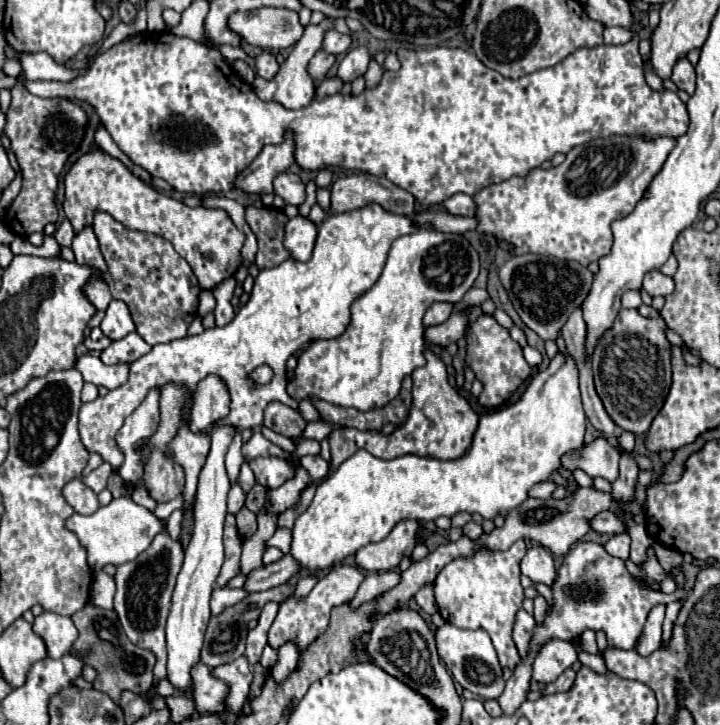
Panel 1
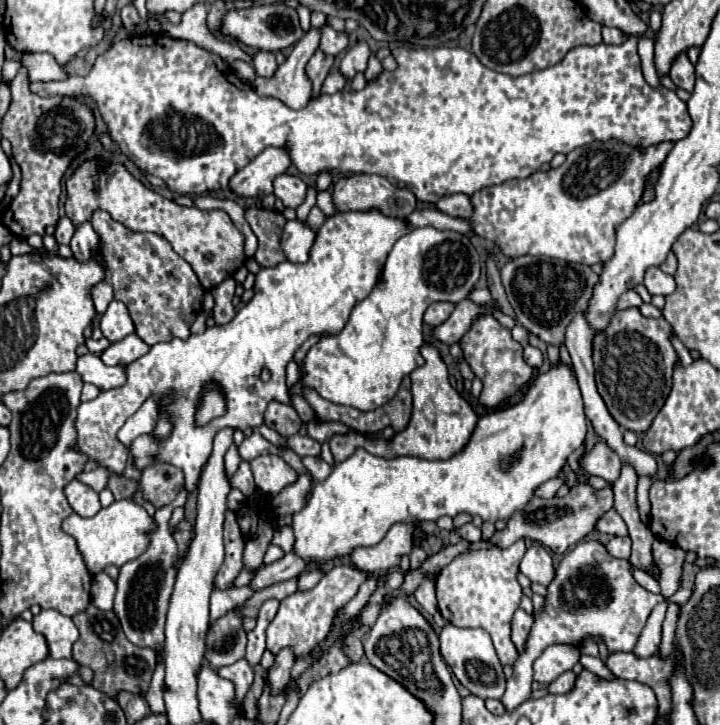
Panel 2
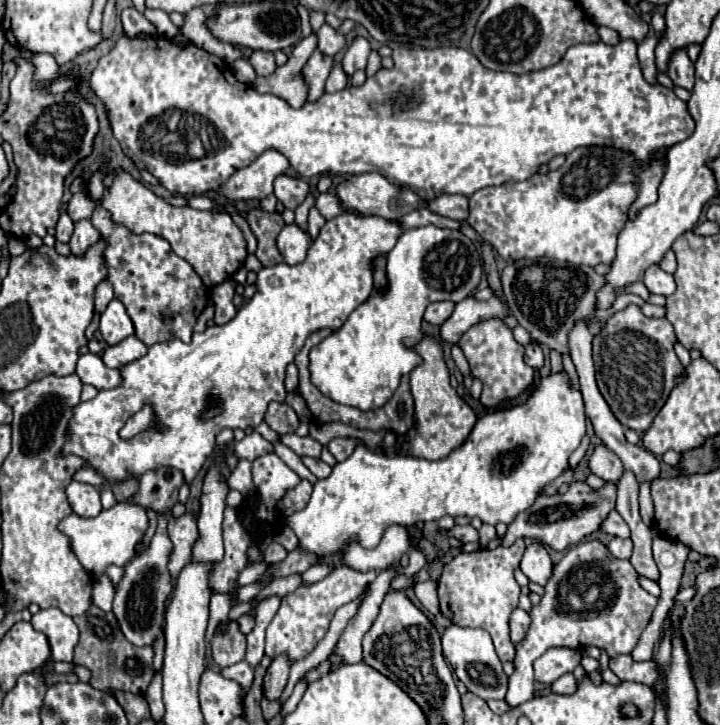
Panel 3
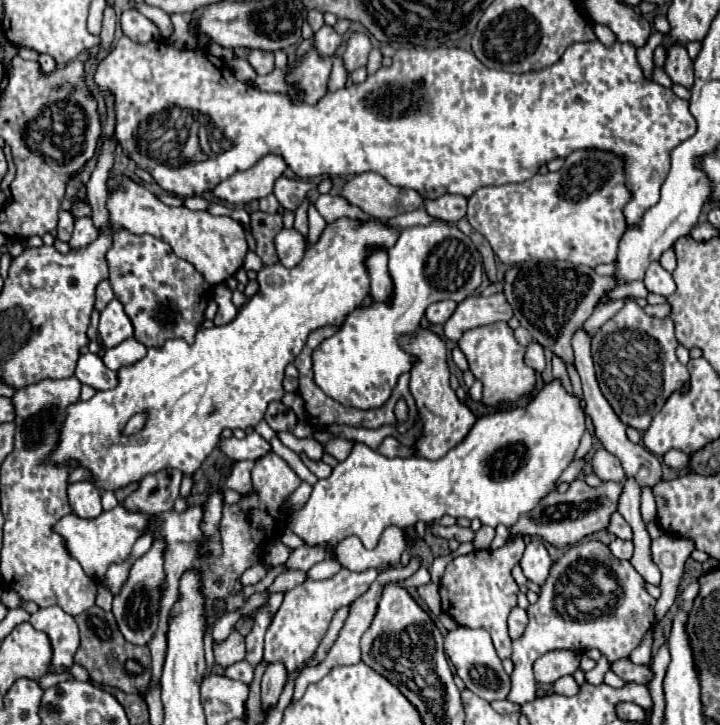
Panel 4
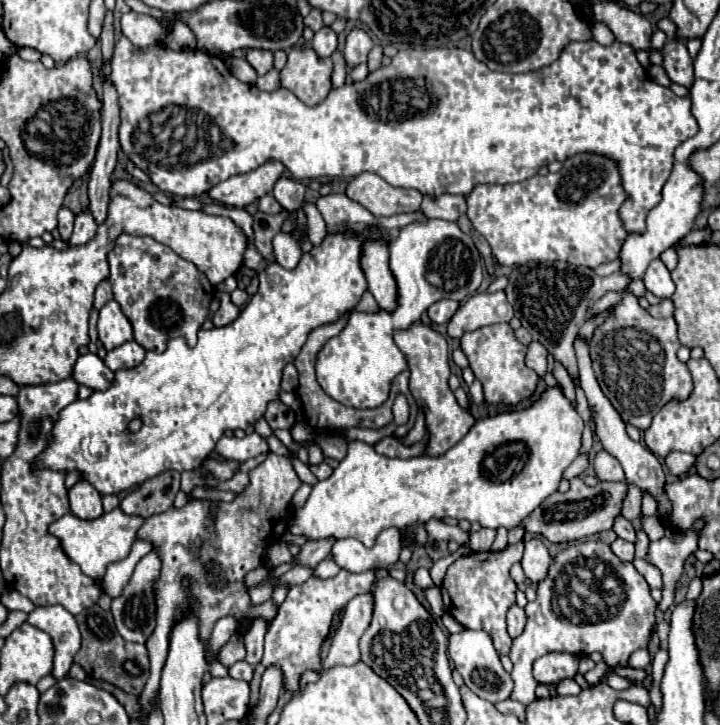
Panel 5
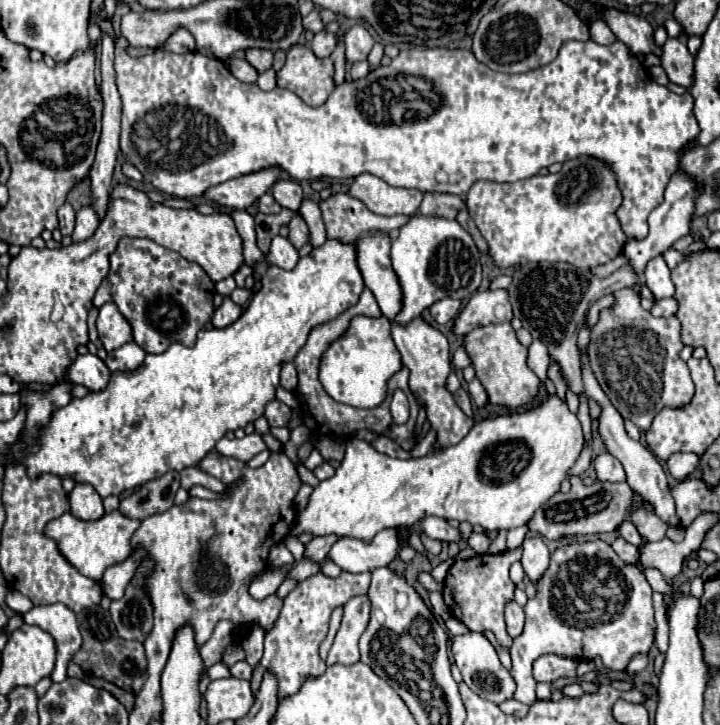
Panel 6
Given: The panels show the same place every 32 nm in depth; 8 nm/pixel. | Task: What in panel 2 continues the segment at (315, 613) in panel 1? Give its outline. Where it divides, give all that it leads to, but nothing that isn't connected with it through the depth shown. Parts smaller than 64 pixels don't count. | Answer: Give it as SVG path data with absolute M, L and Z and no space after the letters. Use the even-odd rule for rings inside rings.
M342 564L342 566L334 566L330 572L326 572L312 590L296 592L292 596L284 598L280 602L280 610L278 610L276 618L272 620L272 624L266 630L266 638L268 638L266 649L276 655L282 646L290 646L298 658L306 656L306 652L310 652L322 638L326 638L334 612L356 596L360 584L366 578L368 578L368 574L364 574L362 570Z

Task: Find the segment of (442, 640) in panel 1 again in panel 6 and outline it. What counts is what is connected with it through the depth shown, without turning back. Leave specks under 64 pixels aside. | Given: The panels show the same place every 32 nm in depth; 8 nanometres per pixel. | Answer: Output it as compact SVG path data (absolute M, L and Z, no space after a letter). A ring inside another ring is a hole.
M466 632L462 636L452 636L450 642L450 650L454 656L454 664L460 668L464 682L468 684L470 690L474 690L480 698L490 700L494 704L500 704L504 700L510 700L516 684L514 678L510 676L510 672L500 664L498 654L494 650L494 646L490 644L490 640L482 634L482 632Z

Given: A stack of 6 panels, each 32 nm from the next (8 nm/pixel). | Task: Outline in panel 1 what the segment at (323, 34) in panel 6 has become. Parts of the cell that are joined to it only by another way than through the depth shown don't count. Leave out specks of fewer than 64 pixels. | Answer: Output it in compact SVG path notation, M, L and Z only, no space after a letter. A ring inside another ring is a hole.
M328 30L326 36L324 36L324 46L322 48L326 52L330 52L330 54L344 54L344 52L348 52L350 44L352 44L352 38L348 34L340 34L336 30Z

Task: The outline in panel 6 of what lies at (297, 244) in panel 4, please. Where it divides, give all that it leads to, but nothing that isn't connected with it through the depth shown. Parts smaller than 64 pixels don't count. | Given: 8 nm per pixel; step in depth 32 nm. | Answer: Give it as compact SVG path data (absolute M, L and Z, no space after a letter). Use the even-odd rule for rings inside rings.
M276 236L276 238L272 240L272 246L270 246L268 256L266 256L260 264L264 264L264 266L274 264L274 266L280 266L280 268L284 268L284 270L292 270L292 268L298 264L298 260L300 260L300 254L298 254L298 250L294 248L294 244L290 242L290 238Z

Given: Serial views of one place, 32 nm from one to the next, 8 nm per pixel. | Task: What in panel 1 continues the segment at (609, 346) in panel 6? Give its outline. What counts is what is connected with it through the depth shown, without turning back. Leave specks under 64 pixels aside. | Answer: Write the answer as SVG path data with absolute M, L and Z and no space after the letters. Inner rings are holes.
M620 310L614 326L602 336L592 354L596 392L616 426L632 434L648 432L670 390L670 342L664 336L662 318L644 318L638 310Z

